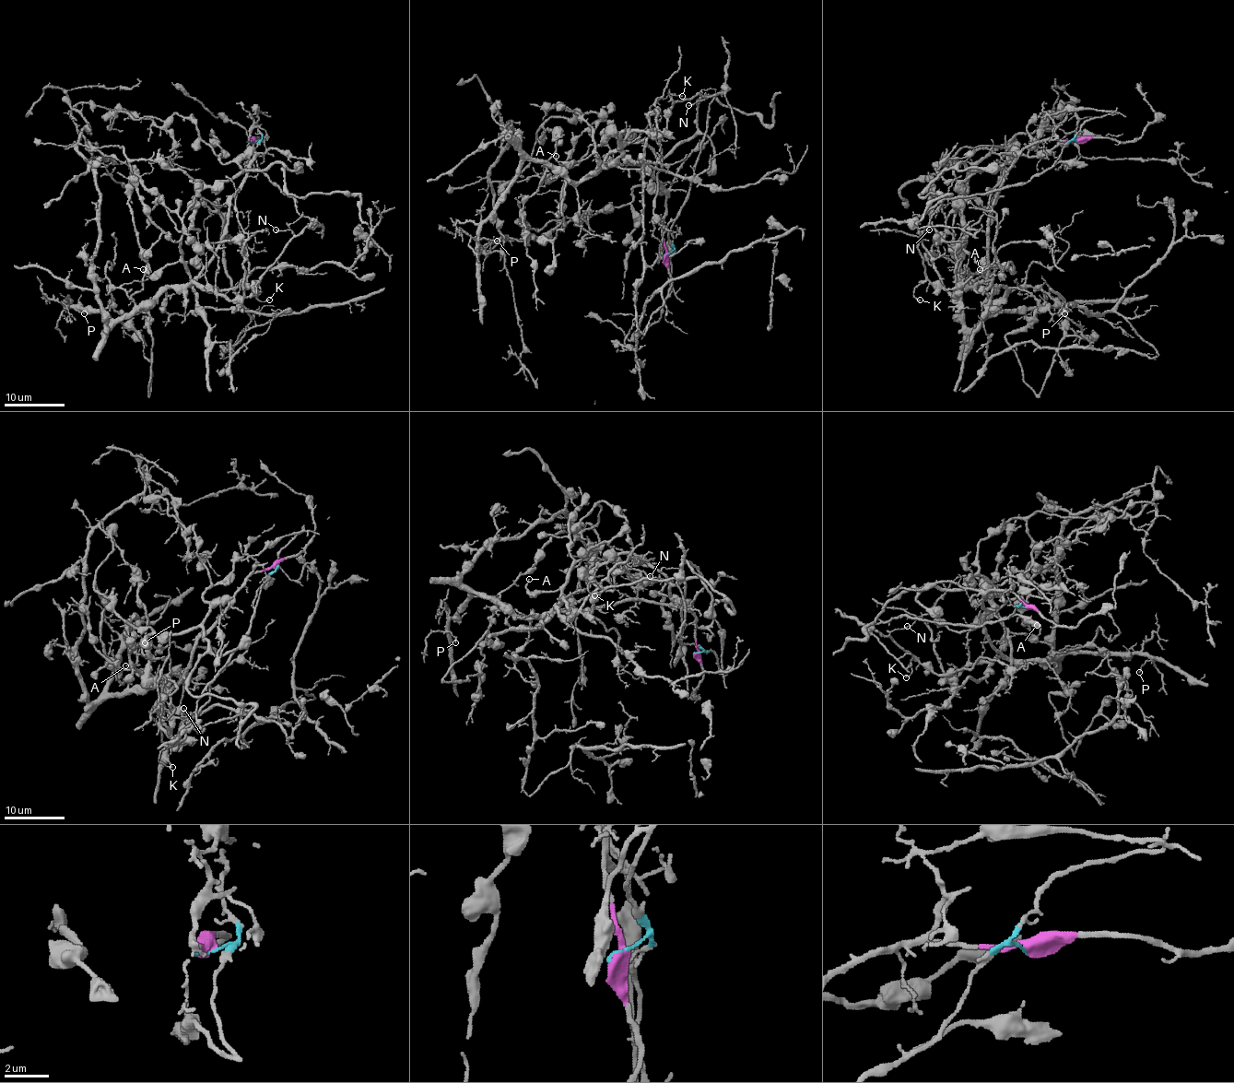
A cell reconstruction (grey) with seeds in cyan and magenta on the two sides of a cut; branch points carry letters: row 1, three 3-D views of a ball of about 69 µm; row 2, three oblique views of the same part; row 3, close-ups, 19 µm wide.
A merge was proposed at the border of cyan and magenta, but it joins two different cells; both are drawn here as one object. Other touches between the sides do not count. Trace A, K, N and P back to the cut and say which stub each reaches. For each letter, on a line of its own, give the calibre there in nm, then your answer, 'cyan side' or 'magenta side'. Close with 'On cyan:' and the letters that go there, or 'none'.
A: calibre 120 nm; magenta side
K: calibre 100 nm; cyan side
N: calibre 120 nm; cyan side
P: calibre 110 nm; magenta side
On cyan: K, N

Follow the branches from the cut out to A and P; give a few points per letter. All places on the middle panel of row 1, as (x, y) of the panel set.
A: (665, 254), (663, 237), (665, 189), (640, 165), (603, 165), (593, 153), (563, 163), (556, 156)
P: (665, 254), (665, 189), (640, 165), (606, 165), (568, 182), (525, 160), (481, 226), (480, 237), (497, 241)

